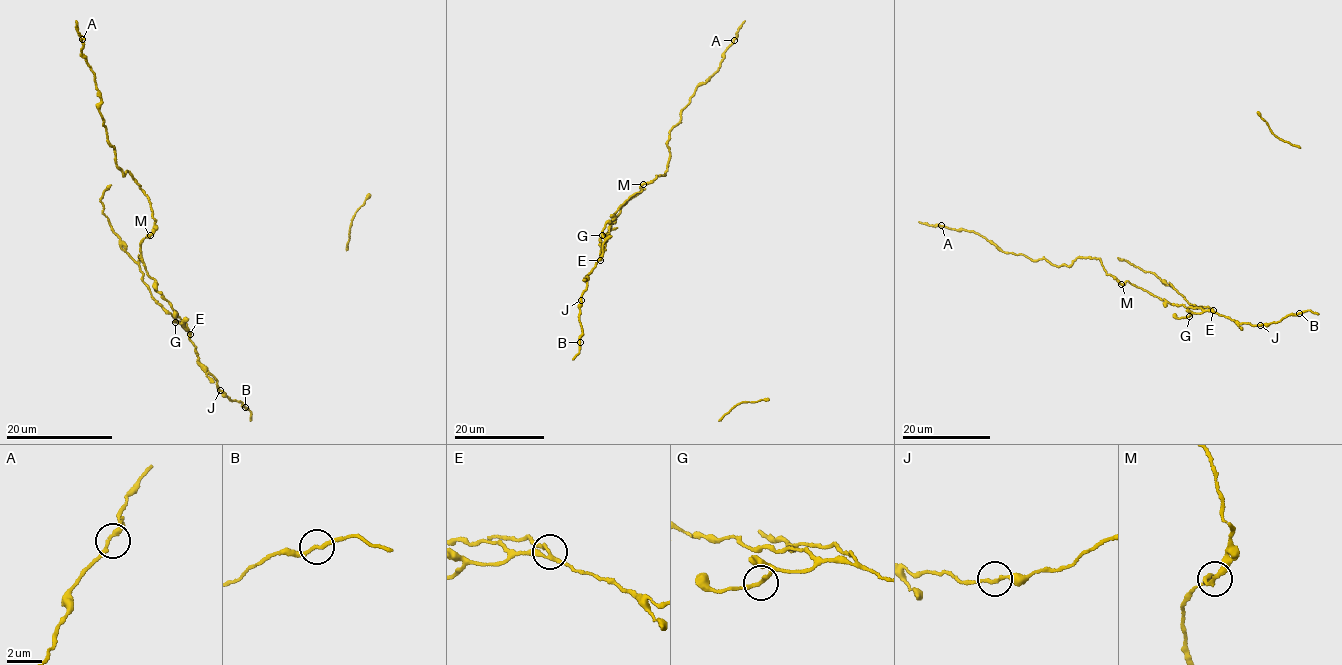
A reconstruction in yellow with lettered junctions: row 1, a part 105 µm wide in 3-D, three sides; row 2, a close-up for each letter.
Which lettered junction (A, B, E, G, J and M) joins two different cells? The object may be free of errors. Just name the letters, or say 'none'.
E

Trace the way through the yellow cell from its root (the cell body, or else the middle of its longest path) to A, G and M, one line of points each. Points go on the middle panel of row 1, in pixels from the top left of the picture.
A: (607, 240), (618, 207), (643, 184), (665, 175), (669, 130), (734, 40)
G: (607, 240), (603, 250), (604, 238), (602, 235)
M: (607, 240), (609, 221), (615, 217), (615, 211), (625, 200), (641, 191), (643, 184)

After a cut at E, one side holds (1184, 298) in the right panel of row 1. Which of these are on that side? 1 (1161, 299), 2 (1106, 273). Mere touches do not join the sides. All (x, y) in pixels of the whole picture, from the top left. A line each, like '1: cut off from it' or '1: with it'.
1: cut off from it
2: cut off from it

